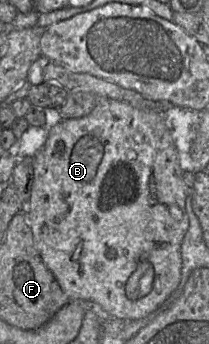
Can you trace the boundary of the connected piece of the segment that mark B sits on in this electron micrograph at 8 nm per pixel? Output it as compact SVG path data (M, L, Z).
M98 98L97 106L88 115L76 119L61 119L55 123L33 160L34 182L25 213L33 233L34 245L65 294L71 300L88 301L104 315L124 321L144 318L158 309L180 283L181 244L189 227L185 209L184 172L180 168L178 152L163 113L140 110L123 101Z

